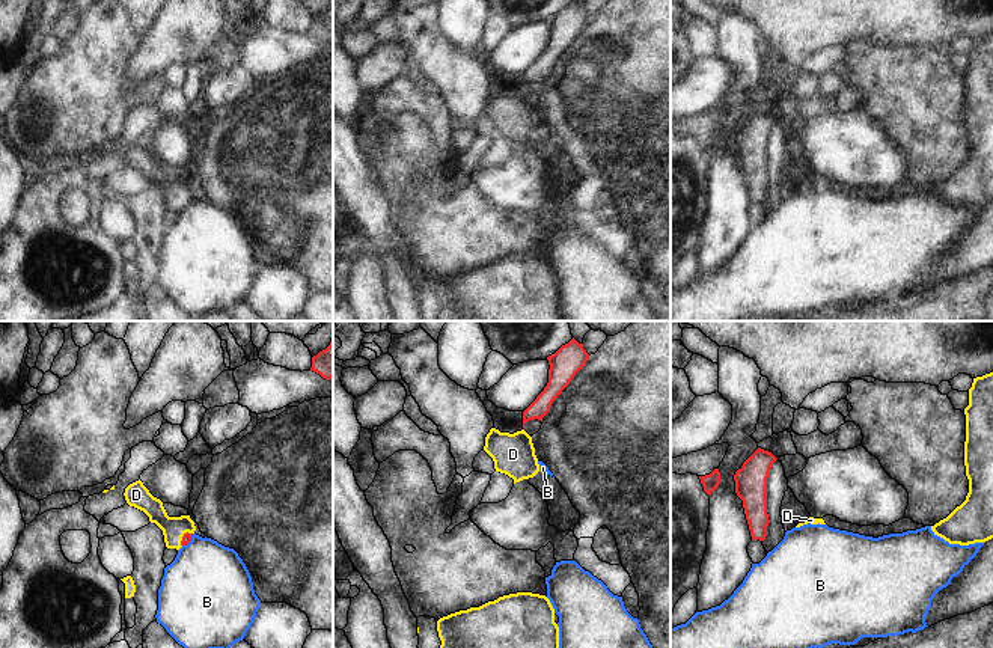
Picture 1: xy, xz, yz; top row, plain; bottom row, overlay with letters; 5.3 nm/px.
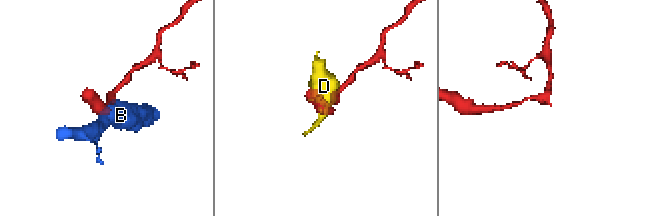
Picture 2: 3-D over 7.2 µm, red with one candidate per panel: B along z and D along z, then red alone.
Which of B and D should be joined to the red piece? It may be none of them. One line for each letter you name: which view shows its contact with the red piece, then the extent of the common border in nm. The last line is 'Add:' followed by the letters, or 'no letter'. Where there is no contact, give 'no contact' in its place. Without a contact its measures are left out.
D: meets red in xy; contact 100 nm long
Add: D

